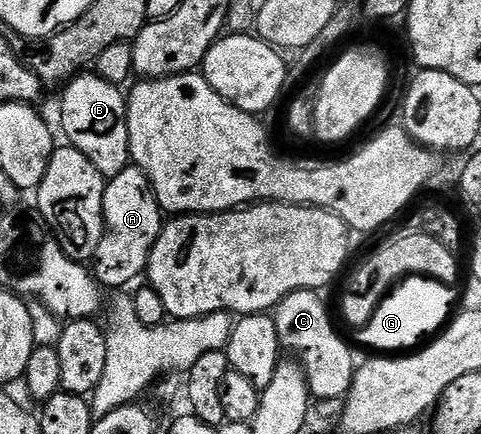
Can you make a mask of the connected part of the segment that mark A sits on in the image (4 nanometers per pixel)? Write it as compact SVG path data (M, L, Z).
M129 166L111 177L104 185L104 237L90 264L97 282L105 289L116 288L112 290L127 289L124 288L127 284L135 285L135 280L147 273L154 242L158 242L165 223L160 203L143 170Z

